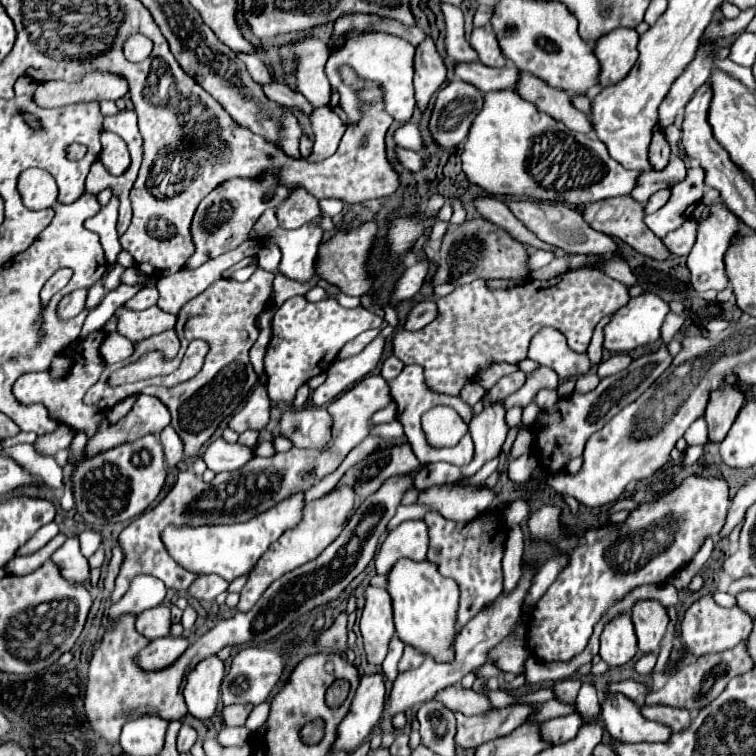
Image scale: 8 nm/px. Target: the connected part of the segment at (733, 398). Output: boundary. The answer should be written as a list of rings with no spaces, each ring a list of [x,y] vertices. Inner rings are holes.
[[[728,389],[728,393],[720,393],[720,397],[712,397],[712,403],[706,409],[706,425],[708,425],[708,443],[722,443],[728,435],[732,423],[738,417],[738,411],[744,403],[744,395],[740,389]]]

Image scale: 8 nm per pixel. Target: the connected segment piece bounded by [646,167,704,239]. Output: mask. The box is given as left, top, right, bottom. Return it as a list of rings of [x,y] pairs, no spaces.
[[[690,167],[686,177],[672,187],[670,201],[656,213],[646,215],[646,225],[662,239],[666,233],[678,229],[696,209],[704,195],[704,169]]]

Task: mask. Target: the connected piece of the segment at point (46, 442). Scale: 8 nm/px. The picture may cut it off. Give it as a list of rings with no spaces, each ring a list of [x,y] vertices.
[[[58,429],[54,433],[50,433],[48,437],[42,437],[42,439],[36,439],[36,449],[40,453],[48,453],[48,455],[54,455],[56,451],[60,449],[66,449],[66,445],[72,441],[72,431],[68,433],[68,429]]]

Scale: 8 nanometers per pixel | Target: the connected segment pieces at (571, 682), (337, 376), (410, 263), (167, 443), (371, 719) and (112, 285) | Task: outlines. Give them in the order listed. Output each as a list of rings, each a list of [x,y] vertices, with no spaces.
[[[570,677],[570,679],[564,679],[564,681],[556,681],[552,685],[554,699],[560,701],[560,703],[566,703],[566,705],[572,705],[576,701],[578,689],[580,689],[580,679],[576,679],[576,677]]]
[[[378,337],[370,345],[366,345],[362,353],[344,361],[334,361],[328,369],[328,379],[316,391],[312,391],[314,405],[322,407],[334,401],[340,393],[344,393],[354,383],[364,379],[380,363],[382,353],[384,353],[384,339]]]
[[[409,252],[405,256],[404,263],[406,271],[398,279],[398,283],[392,291],[392,303],[394,305],[398,305],[406,299],[412,299],[420,291],[424,279],[426,279],[426,273],[428,273],[428,263],[426,261],[420,262],[413,252]]]
[[[168,425],[162,433],[160,433],[160,441],[164,445],[164,455],[170,467],[174,467],[182,457],[184,457],[184,443],[178,437],[178,433],[174,431],[172,425]]]
[[[380,673],[372,677],[362,677],[352,699],[350,711],[344,721],[338,725],[336,741],[330,747],[330,753],[352,753],[376,727],[384,709],[384,679]]]
[[[116,265],[112,271],[104,273],[106,291],[112,291],[112,289],[116,289],[118,285],[122,285],[122,275],[124,275],[124,267],[122,267],[122,265]]]

